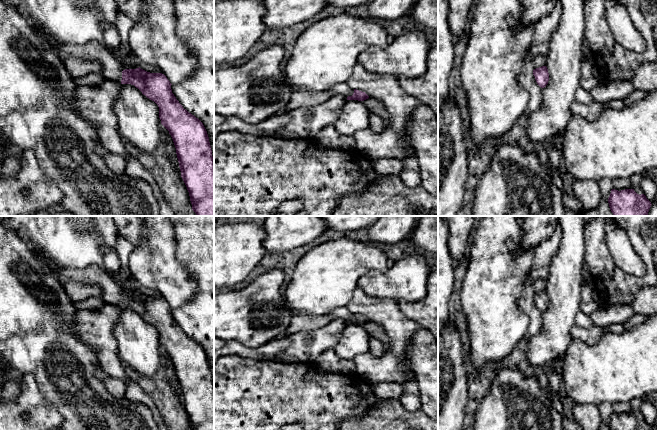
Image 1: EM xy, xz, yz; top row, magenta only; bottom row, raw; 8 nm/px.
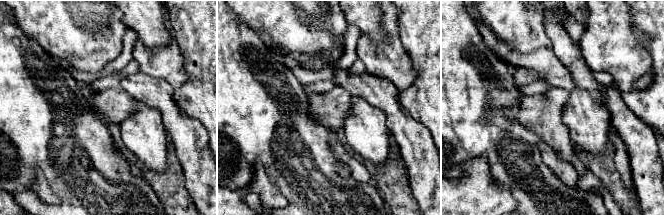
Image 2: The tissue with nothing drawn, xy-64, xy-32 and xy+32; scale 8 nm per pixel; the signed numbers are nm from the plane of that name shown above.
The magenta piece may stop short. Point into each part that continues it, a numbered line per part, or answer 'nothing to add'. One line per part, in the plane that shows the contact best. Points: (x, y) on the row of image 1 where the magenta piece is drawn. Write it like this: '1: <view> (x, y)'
1: xy (111, 69)

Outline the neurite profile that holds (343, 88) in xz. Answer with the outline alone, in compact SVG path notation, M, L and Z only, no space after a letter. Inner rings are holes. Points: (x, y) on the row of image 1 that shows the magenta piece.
M341 83L329 88L327 91L331 92L333 95L342 94L348 97L353 95L354 88L350 87L347 83Z

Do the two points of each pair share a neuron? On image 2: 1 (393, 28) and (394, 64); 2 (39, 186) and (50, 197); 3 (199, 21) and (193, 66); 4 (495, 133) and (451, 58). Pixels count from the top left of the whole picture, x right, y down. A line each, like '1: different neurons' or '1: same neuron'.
1: same neuron
2: same neuron
3: same neuron
4: same neuron

